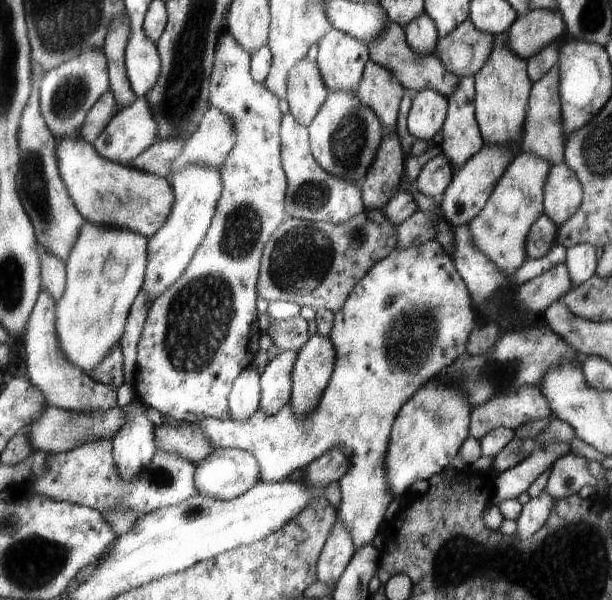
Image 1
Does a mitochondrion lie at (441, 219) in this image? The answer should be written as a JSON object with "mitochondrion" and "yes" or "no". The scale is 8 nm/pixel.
{"mitochondrion":"no"}

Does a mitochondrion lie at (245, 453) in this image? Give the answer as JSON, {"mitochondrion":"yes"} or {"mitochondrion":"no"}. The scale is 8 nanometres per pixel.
{"mitochondrion":"no"}

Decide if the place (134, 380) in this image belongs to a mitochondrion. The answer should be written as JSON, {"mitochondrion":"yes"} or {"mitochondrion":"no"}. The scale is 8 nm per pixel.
{"mitochondrion":"no"}

